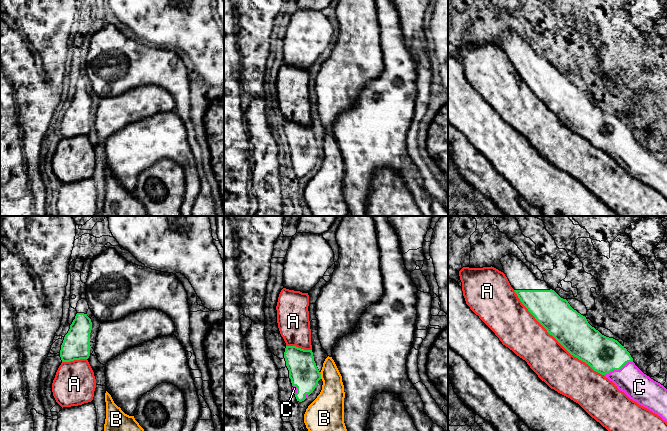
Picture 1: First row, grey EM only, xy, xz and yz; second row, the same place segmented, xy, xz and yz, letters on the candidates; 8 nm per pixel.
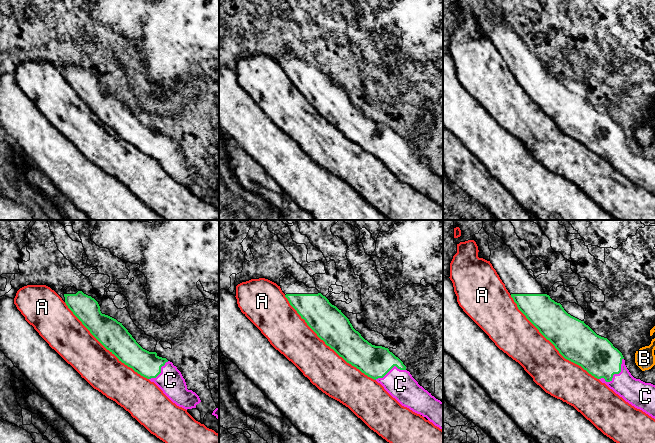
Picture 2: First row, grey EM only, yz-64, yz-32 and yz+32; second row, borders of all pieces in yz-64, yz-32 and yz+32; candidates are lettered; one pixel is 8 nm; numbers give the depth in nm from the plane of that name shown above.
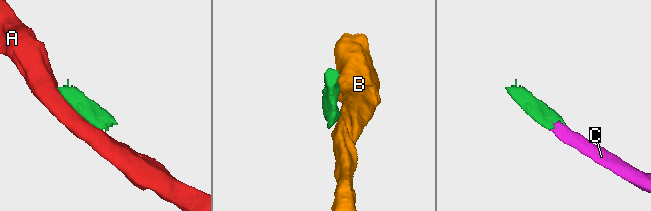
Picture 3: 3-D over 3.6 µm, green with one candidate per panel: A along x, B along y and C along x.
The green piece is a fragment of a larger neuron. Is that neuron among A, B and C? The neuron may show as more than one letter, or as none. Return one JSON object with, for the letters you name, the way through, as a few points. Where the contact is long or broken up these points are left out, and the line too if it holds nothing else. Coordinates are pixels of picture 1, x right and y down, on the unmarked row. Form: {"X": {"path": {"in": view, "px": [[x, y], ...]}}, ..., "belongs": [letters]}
{"C": {"path": {"in": "yz", "px": [[603, 130], [618, 145], [639, 163]]}}, "belongs": ["C"]}

